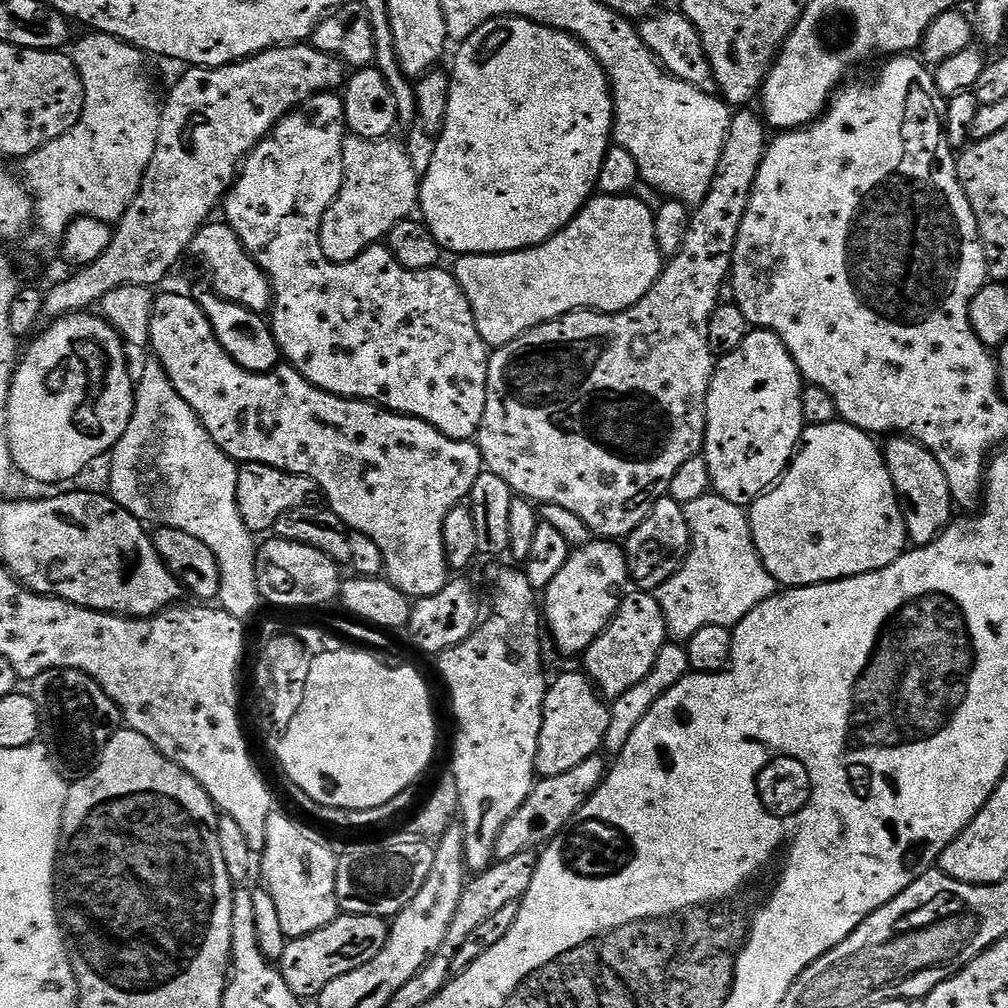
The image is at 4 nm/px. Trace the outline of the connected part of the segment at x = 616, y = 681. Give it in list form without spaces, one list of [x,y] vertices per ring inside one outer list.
[[[632,590],[621,599],[614,618],[594,638],[594,642],[582,654],[583,671],[589,680],[596,685],[601,696],[615,698],[626,694],[630,686],[642,682],[658,658],[658,650],[669,643],[670,637],[662,606],[658,606],[655,595],[648,590]]]

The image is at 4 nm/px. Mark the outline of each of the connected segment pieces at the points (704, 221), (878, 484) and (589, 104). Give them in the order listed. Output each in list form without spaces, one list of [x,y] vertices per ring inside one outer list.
[[[745,106],[739,110],[733,111],[732,121],[730,122],[730,130],[726,134],[726,142],[722,146],[722,158],[718,158],[718,166],[714,174],[714,182],[710,182],[710,190],[706,194],[706,198],[702,198],[700,204],[695,205],[692,212],[692,221],[690,222],[690,230],[686,230],[686,242],[682,242],[682,250],[677,256],[671,257],[665,263],[664,269],[660,271],[659,278],[654,282],[654,286],[650,286],[650,290],[642,297],[634,306],[630,306],[621,312],[597,312],[595,310],[581,310],[579,312],[567,312],[564,316],[558,317],[557,320],[551,320],[545,324],[539,324],[537,328],[531,328],[526,334],[522,334],[514,342],[504,344],[500,348],[495,349],[488,357],[488,393],[486,394],[486,410],[482,414],[482,426],[478,433],[478,447],[480,457],[484,460],[484,468],[489,472],[498,474],[498,478],[502,478],[502,482],[506,482],[506,486],[512,488],[513,493],[517,497],[535,502],[537,505],[553,504],[554,506],[563,506],[565,510],[571,510],[573,514],[578,514],[578,518],[582,518],[582,522],[586,522],[593,534],[600,538],[607,538],[613,542],[619,541],[621,538],[627,538],[635,528],[637,528],[646,518],[646,514],[650,514],[650,510],[664,496],[668,495],[668,487],[674,474],[680,469],[685,462],[690,462],[690,458],[701,455],[704,451],[704,435],[706,434],[706,402],[708,401],[708,391],[710,390],[710,382],[712,381],[712,373],[714,371],[714,357],[710,350],[710,318],[714,314],[714,310],[719,306],[720,288],[727,285],[730,280],[732,271],[732,255],[734,254],[734,246],[738,242],[738,230],[742,226],[742,218],[746,214],[746,206],[750,202],[750,194],[754,190],[754,178],[758,178],[758,170],[762,166],[762,158],[766,154],[770,143],[770,132],[766,127],[765,121],[762,119],[759,111],[751,112],[751,107]]]
[[[836,419],[826,426],[807,425],[800,436],[800,443],[796,454],[788,465],[787,472],[780,477],[780,481],[768,489],[763,496],[759,496],[750,506],[748,520],[752,524],[752,537],[754,546],[766,566],[766,570],[775,578],[777,585],[784,588],[805,588],[811,584],[828,584],[831,580],[845,580],[851,576],[861,576],[867,572],[877,572],[886,566],[890,566],[899,556],[903,556],[909,547],[910,541],[904,512],[900,509],[900,497],[894,490],[894,482],[890,478],[890,470],[884,461],[884,454],[881,445],[875,444],[873,437],[860,428],[855,428],[852,424],[846,424],[841,419]]]
[[[501,16],[499,20],[486,22],[470,38],[460,45],[456,65],[450,68],[450,106],[446,106],[446,122],[440,135],[435,137],[436,149],[428,160],[428,169],[423,169],[420,181],[418,212],[424,225],[434,234],[441,249],[456,252],[461,256],[491,256],[498,252],[520,252],[544,244],[554,234],[572,221],[584,209],[590,197],[597,191],[599,172],[607,156],[612,134],[612,88],[602,66],[588,52],[588,49],[565,32],[543,28],[520,16]]]

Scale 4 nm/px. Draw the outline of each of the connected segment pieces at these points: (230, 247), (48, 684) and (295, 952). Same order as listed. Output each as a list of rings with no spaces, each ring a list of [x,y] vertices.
[[[209,222],[201,226],[192,243],[190,256],[208,271],[208,284],[221,299],[236,303],[248,311],[267,313],[272,306],[272,283],[268,280],[267,274],[244,249],[233,228],[227,222],[216,223]]]
[[[51,668],[39,672],[30,682],[30,694],[34,698],[34,706],[38,706],[42,740],[47,747],[48,757],[56,768],[56,773],[69,782],[75,782],[80,777],[88,775],[95,768],[104,747],[122,724],[120,708],[112,701],[110,694],[106,694],[106,690],[98,686],[94,677],[73,668]]]
[[[358,914],[337,916],[330,926],[322,926],[322,930],[314,930],[314,934],[306,934],[297,940],[289,940],[278,967],[282,978],[286,978],[286,986],[294,990],[301,998],[315,998],[320,991],[334,978],[342,974],[350,974],[350,970],[358,970],[358,966],[366,966],[380,953],[382,946],[388,941],[389,921],[382,916]]]

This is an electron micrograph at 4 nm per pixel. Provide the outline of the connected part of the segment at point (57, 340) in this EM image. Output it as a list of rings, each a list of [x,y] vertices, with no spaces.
[[[88,310],[72,312],[51,321],[49,328],[40,337],[37,335],[29,348],[27,345],[23,349],[16,365],[8,403],[10,454],[15,471],[40,484],[72,480],[99,456],[107,457],[122,438],[132,417],[132,407],[136,405],[134,376],[128,373],[126,345],[103,315],[92,314]]]

